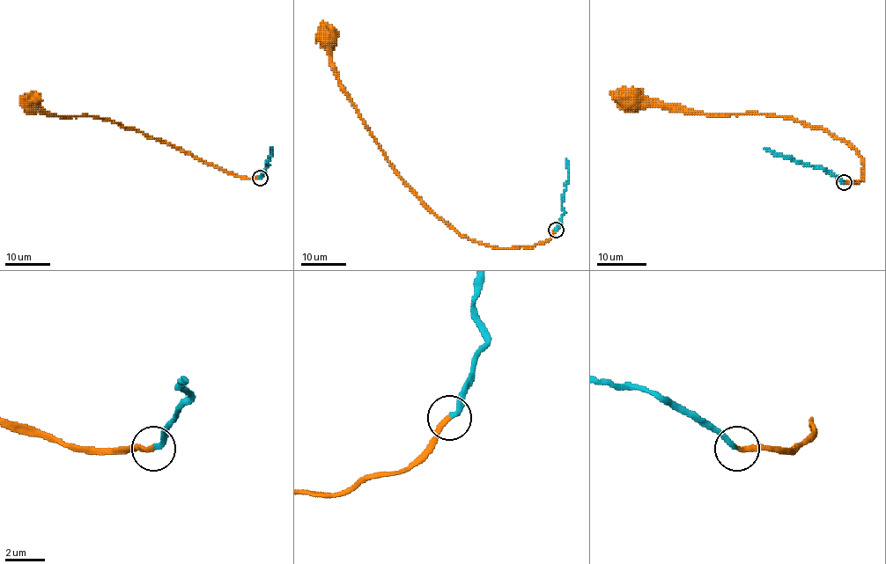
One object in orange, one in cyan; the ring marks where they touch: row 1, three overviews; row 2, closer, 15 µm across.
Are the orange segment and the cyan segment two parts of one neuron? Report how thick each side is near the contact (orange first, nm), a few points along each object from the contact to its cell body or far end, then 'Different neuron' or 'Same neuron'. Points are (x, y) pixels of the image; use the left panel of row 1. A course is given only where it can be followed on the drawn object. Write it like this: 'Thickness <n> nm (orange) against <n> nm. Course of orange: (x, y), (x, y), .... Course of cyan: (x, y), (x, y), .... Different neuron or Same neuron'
Thickness 240 nm (orange) against 240 nm. Course of orange: (260, 178), (243, 178), (225, 172), (141, 132), (127, 128), (120, 123), (91, 116), (47, 115), (31, 106). Course of cyan: (260, 178), (267, 165), (265, 164), (272, 157), (270, 147). Same neuron

